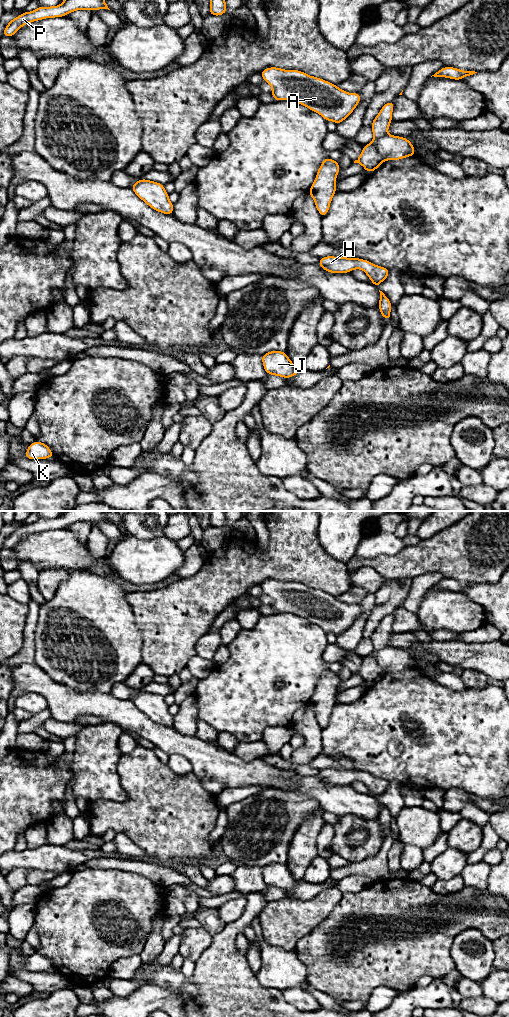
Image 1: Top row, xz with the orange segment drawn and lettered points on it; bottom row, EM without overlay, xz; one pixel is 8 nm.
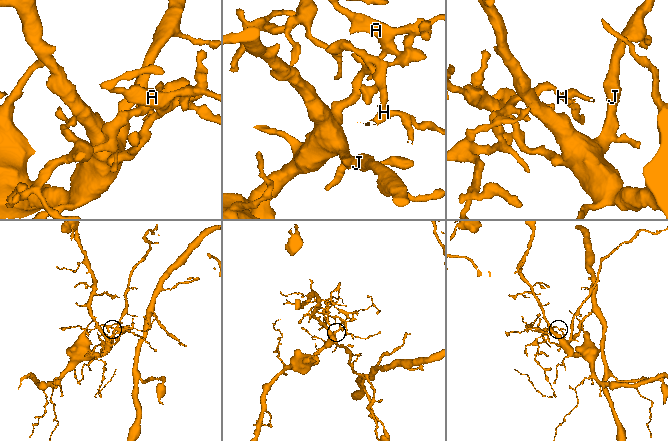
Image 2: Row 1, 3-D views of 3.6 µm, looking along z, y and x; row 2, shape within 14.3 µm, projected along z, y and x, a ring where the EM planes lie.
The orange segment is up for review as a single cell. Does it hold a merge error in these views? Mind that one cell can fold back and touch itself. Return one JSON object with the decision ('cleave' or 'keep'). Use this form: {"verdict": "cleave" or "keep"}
{"verdict": "keep"}

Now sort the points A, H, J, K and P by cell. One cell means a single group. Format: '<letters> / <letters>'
A H J K P

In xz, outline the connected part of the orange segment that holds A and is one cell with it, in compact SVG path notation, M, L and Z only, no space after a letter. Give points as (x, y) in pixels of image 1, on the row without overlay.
M277 579L264 581L260 587L272 598L270 604L275 613L290 612L301 616L320 626L326 633L334 633L336 637L351 627L360 614L360 605L347 605L326 592L310 588L300 582L285 582Z

